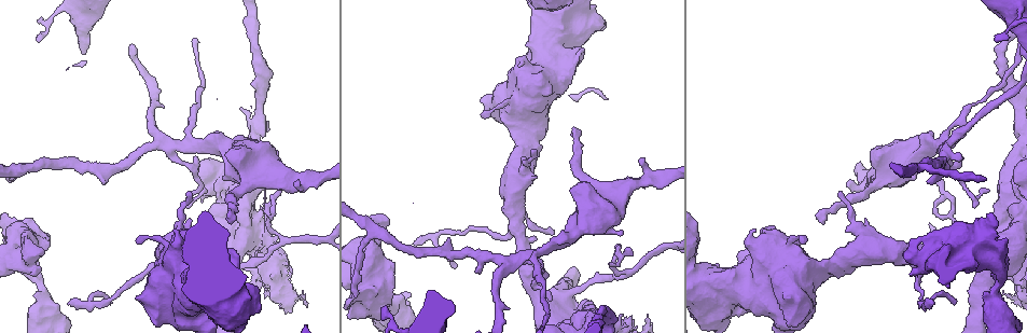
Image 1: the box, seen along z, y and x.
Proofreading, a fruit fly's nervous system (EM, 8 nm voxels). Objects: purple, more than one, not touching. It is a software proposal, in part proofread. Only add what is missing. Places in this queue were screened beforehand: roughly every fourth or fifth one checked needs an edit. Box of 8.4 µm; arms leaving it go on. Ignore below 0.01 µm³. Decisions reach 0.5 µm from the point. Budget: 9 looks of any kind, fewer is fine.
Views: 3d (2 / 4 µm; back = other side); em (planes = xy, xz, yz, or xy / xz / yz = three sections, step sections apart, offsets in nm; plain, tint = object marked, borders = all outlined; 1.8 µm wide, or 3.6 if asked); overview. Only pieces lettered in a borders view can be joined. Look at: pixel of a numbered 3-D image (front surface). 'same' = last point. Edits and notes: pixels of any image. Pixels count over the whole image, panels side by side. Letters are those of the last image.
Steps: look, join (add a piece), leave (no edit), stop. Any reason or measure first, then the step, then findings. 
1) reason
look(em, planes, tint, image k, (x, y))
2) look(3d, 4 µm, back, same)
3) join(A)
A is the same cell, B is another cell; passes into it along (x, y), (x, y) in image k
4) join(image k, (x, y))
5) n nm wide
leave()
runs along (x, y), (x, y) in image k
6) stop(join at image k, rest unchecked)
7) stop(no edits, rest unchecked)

branch stops here
look(3d, 4 µm, image 1, (572, 127))

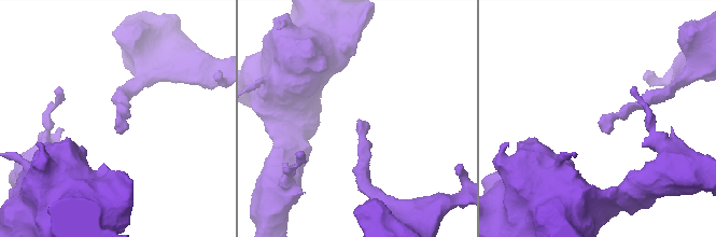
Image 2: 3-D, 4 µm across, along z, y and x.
shape alone is not enough
look(em, xz, step 8, borders, image 2, (357, 121))

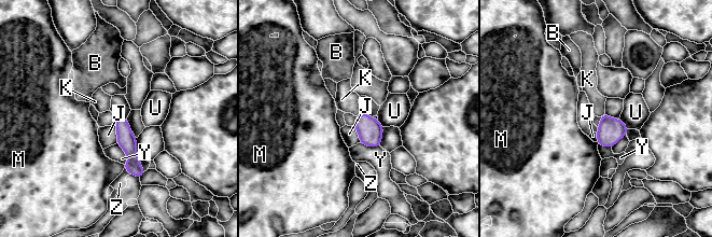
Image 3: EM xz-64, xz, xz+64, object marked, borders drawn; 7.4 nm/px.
another direction
look(em, planes, borders, same)

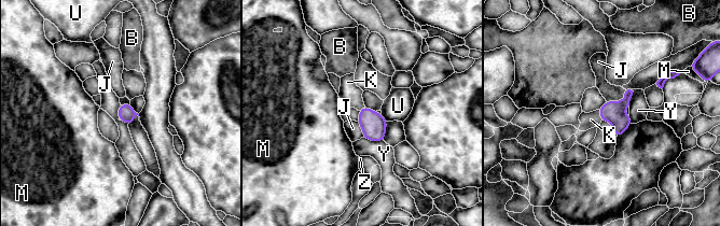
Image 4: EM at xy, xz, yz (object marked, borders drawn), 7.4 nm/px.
join(K)
K is the same cell, B, J, M, U, Y and Z are other cells; passes into it along (613, 111), (600, 116), (591, 119) in image 4; it goes on there

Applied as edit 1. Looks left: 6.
look(overview)

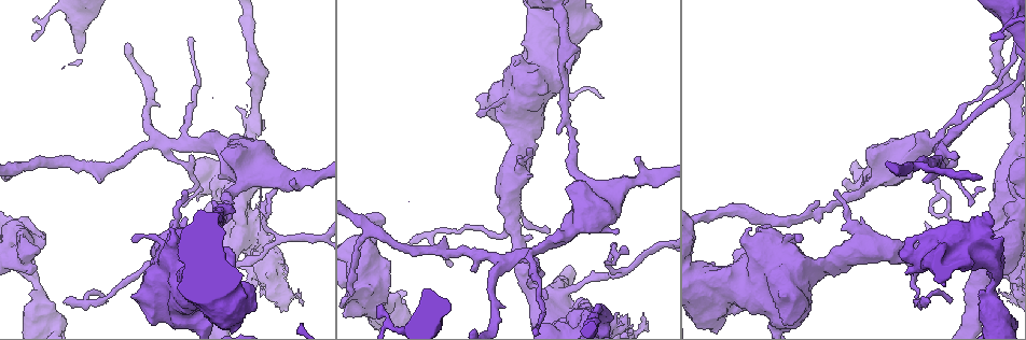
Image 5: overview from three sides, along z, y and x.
calibre changes
look(em, planes, tint, image 5, (376, 223))

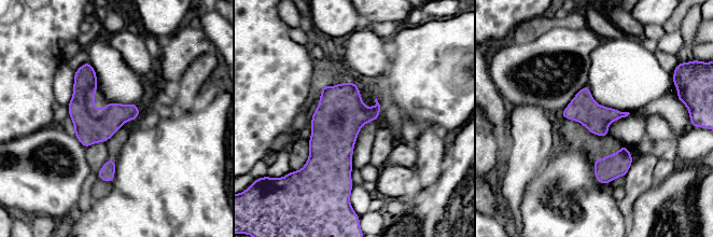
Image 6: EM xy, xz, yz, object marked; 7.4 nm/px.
see the neighbours
look(em, planes, borders, same)

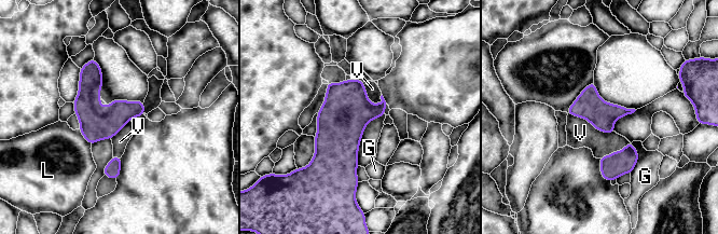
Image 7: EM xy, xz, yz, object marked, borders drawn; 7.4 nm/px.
join(V)
V is the same cell, G and L are other cells; it goes on there

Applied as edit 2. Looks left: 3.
look(overview)

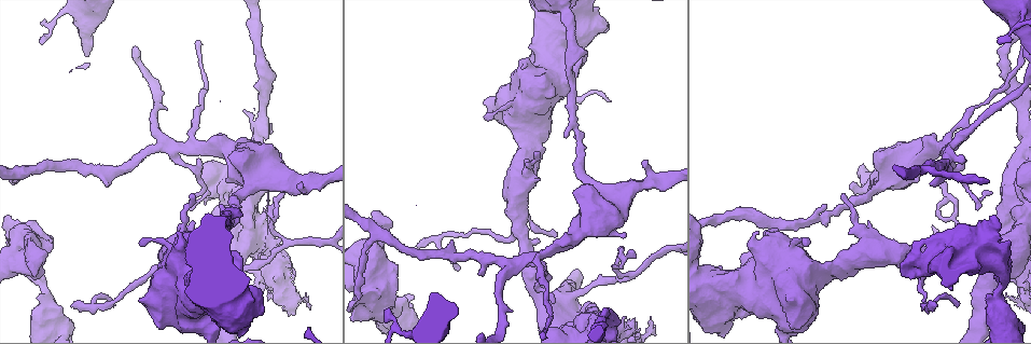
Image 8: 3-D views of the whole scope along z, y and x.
thin end
look(3d, 4 µm, image 8, (385, 309))

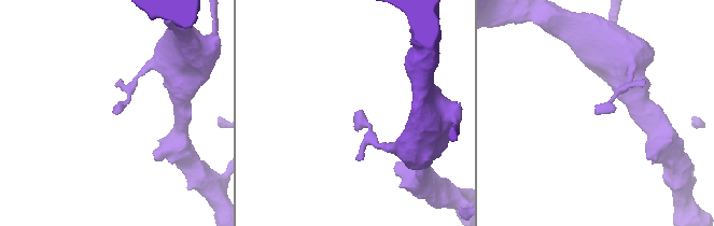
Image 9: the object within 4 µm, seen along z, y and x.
now the EM
look(em, 3.6 µm, planes, borders, image 9, (356, 112))

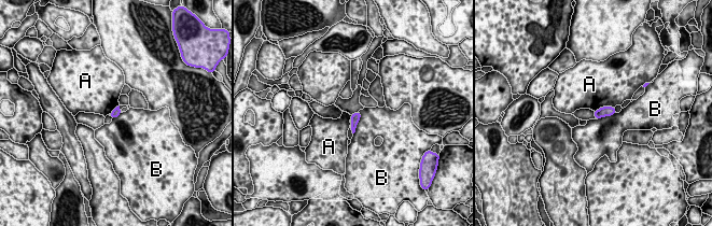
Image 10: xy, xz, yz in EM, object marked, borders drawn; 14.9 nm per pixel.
leave()
A and B are other cells; border along (614, 107), (600, 107), (594, 111) in image 10; none of them fits

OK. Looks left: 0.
stop(join at image 4, join at image 7, rest unchecked)

